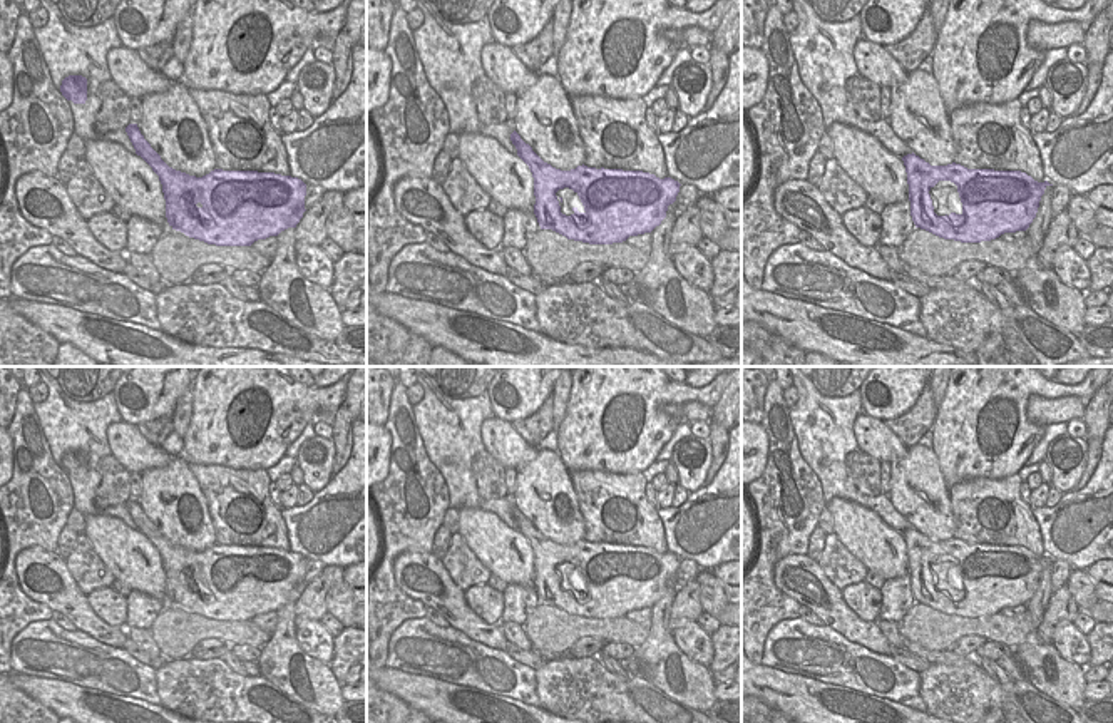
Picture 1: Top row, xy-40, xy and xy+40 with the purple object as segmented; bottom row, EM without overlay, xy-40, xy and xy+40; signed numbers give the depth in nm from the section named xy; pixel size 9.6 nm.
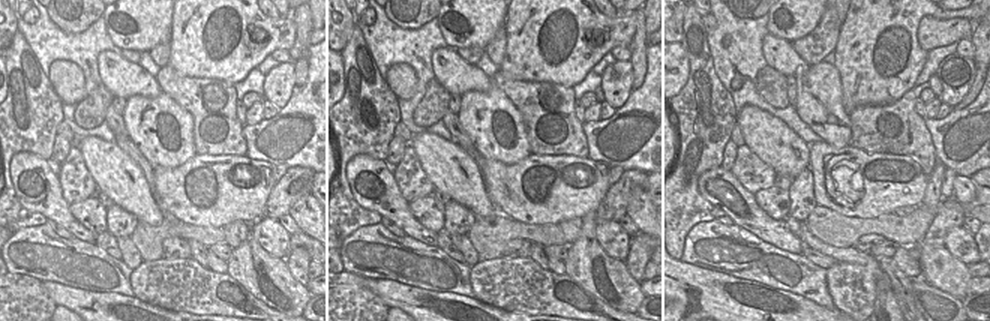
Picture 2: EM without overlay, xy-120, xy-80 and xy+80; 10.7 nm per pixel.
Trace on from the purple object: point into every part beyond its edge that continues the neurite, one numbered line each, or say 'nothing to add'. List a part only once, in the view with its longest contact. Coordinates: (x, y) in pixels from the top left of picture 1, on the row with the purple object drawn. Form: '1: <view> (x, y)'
1: xy+40 (944, 194)

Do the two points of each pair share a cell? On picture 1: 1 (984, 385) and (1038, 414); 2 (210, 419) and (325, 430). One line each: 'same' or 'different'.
1: different
2: different

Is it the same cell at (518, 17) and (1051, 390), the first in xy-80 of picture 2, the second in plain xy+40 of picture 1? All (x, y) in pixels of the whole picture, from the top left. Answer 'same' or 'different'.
same

